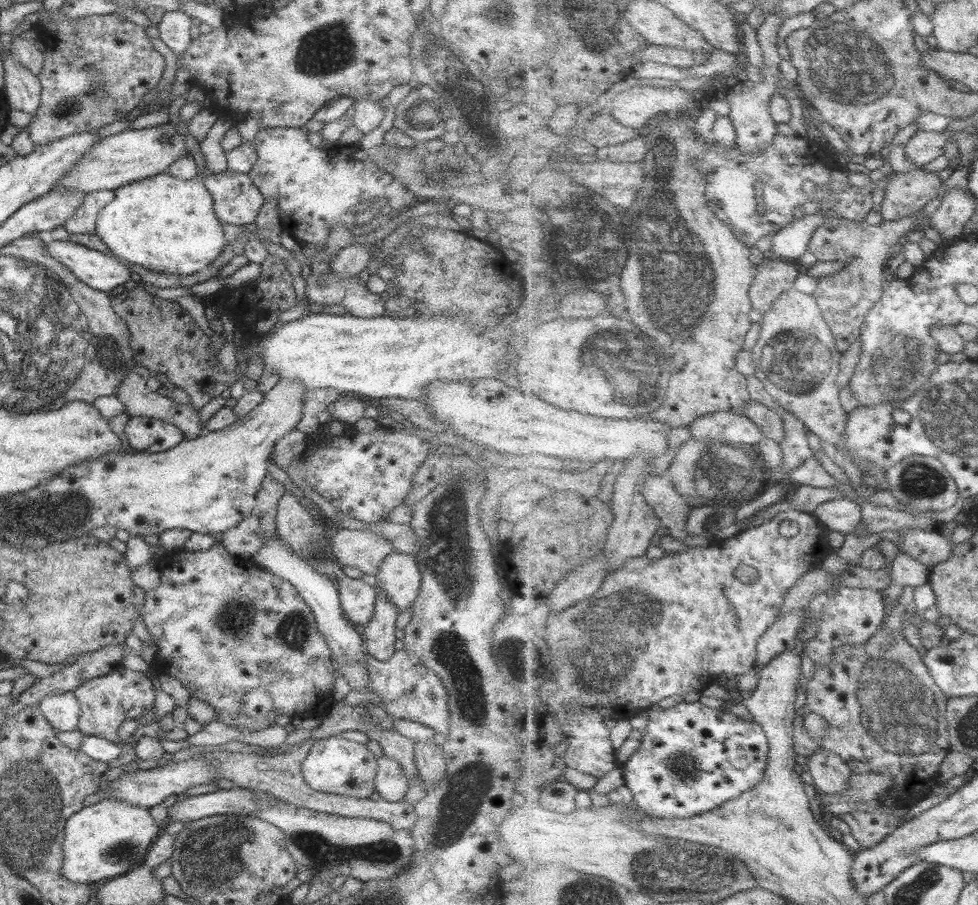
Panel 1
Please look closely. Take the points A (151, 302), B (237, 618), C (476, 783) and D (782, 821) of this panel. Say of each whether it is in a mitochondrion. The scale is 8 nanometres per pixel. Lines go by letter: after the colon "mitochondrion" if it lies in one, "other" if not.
A: other
B: mitochondrion
C: mitochondrion
D: mitochondrion

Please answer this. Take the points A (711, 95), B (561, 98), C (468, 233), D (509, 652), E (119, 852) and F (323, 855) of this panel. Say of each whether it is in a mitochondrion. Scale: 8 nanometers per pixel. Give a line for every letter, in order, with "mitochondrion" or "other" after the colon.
A: other
B: other
C: other
D: mitochondrion
E: mitochondrion
F: mitochondrion

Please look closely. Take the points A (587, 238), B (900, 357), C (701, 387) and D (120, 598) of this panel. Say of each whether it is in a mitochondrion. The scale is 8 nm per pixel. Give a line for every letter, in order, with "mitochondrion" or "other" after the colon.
A: mitochondrion
B: mitochondrion
C: other
D: other

